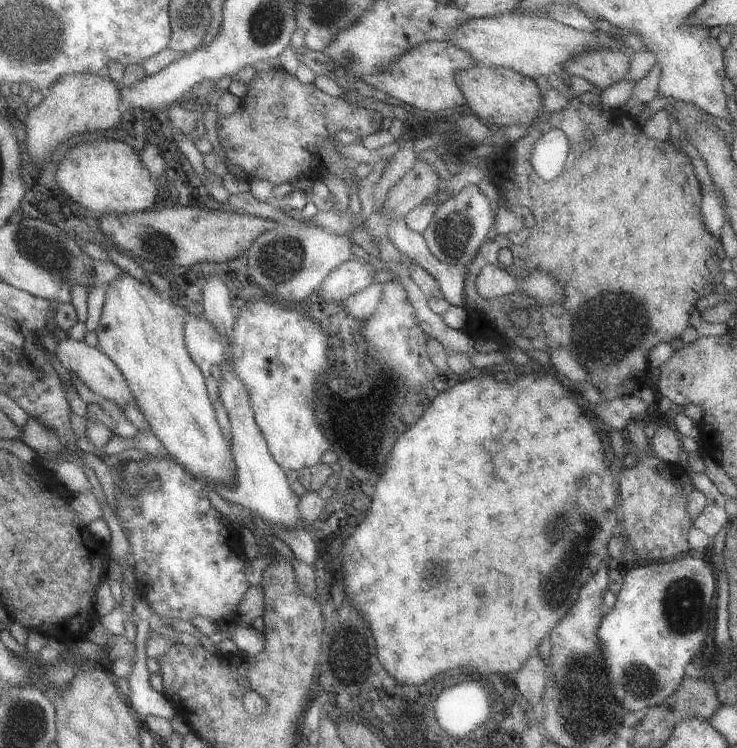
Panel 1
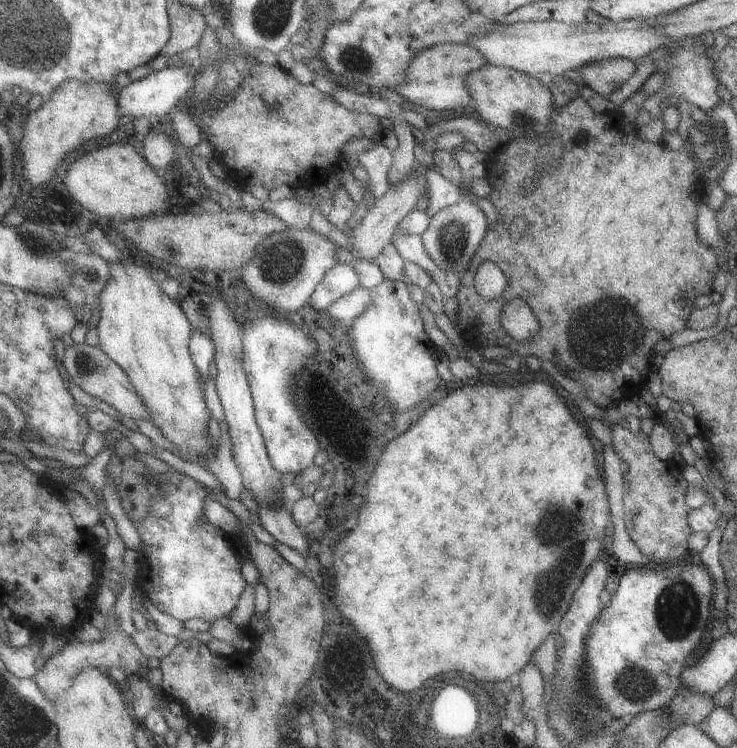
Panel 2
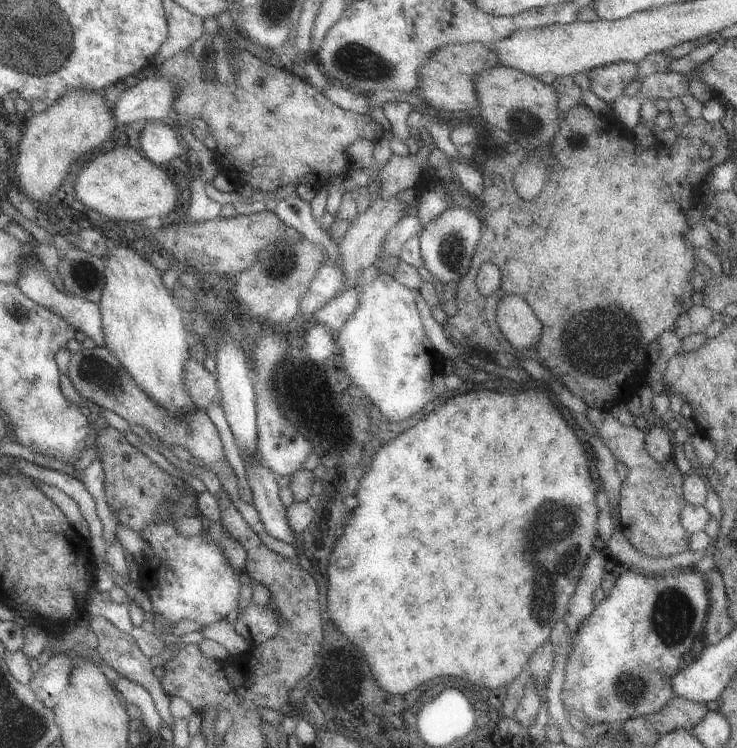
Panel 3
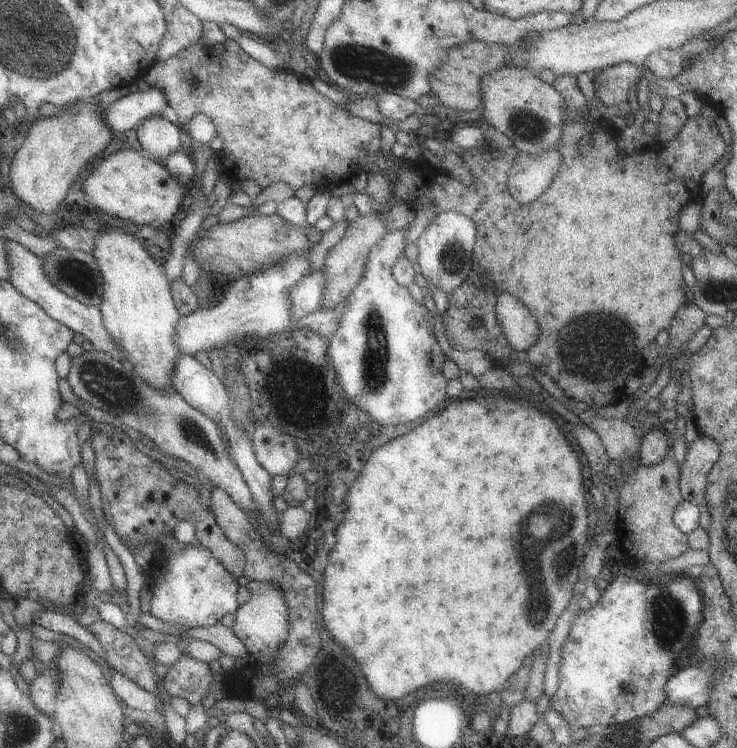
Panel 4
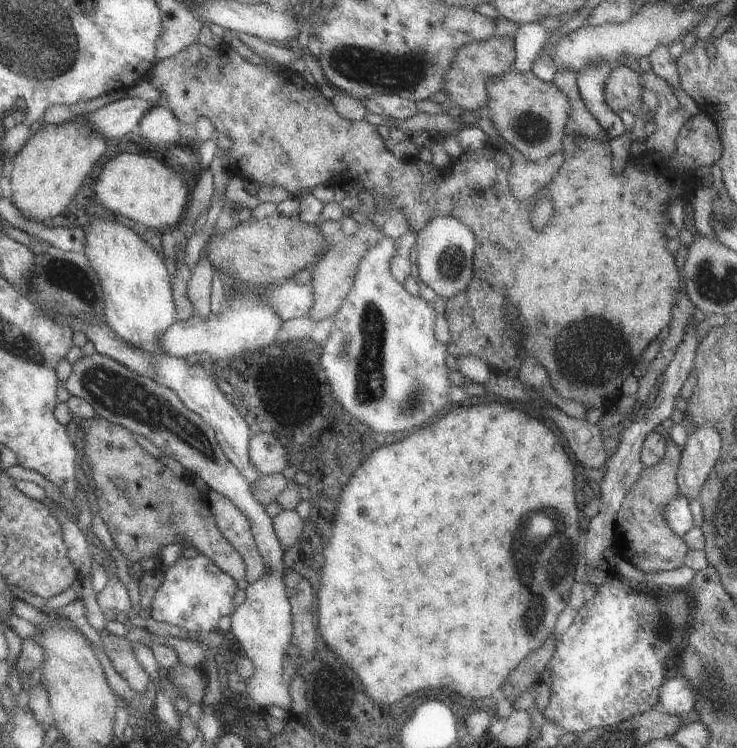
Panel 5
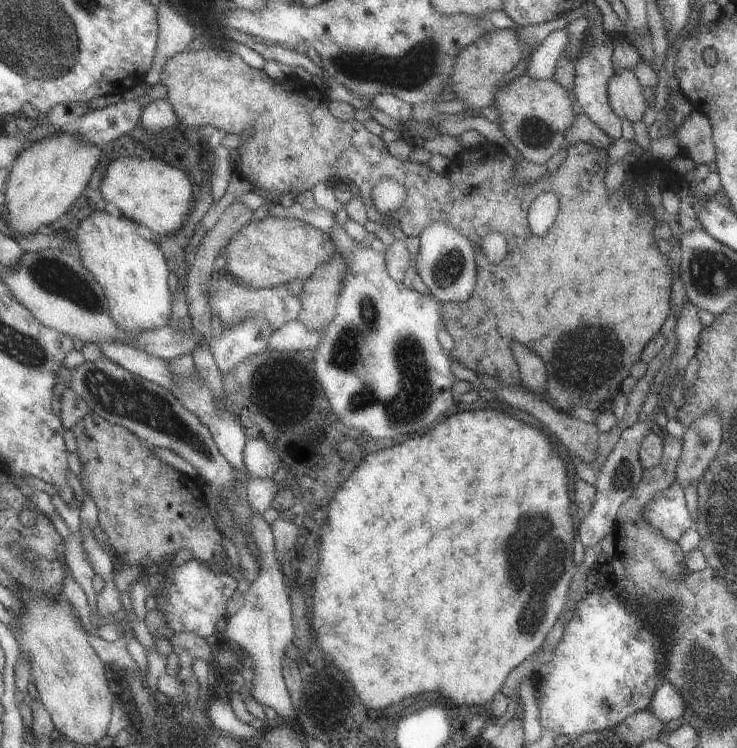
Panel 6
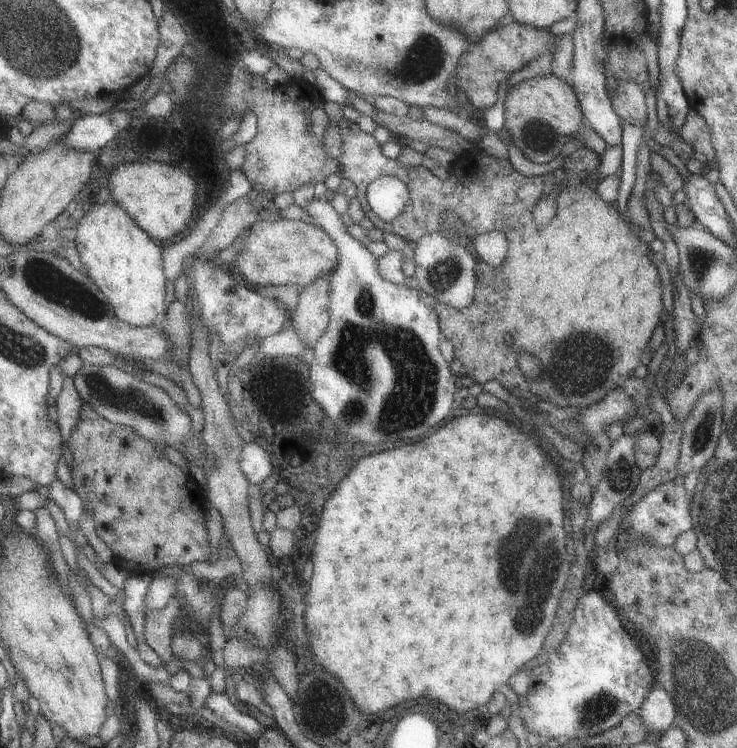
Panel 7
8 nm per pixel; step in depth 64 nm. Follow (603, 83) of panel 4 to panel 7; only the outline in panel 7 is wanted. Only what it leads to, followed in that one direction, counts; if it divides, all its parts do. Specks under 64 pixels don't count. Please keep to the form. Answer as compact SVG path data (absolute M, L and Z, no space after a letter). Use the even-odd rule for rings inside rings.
M620 82L610 101L621 122L628 121L633 125L643 125L643 119L646 116L645 97L639 83Z

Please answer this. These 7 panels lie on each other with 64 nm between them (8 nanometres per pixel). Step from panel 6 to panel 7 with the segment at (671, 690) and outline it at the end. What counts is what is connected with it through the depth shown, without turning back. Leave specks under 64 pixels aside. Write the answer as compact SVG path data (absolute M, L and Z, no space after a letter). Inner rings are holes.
M653 686L645 695L637 716L650 732L663 732L672 726L674 706L671 698L659 686Z

